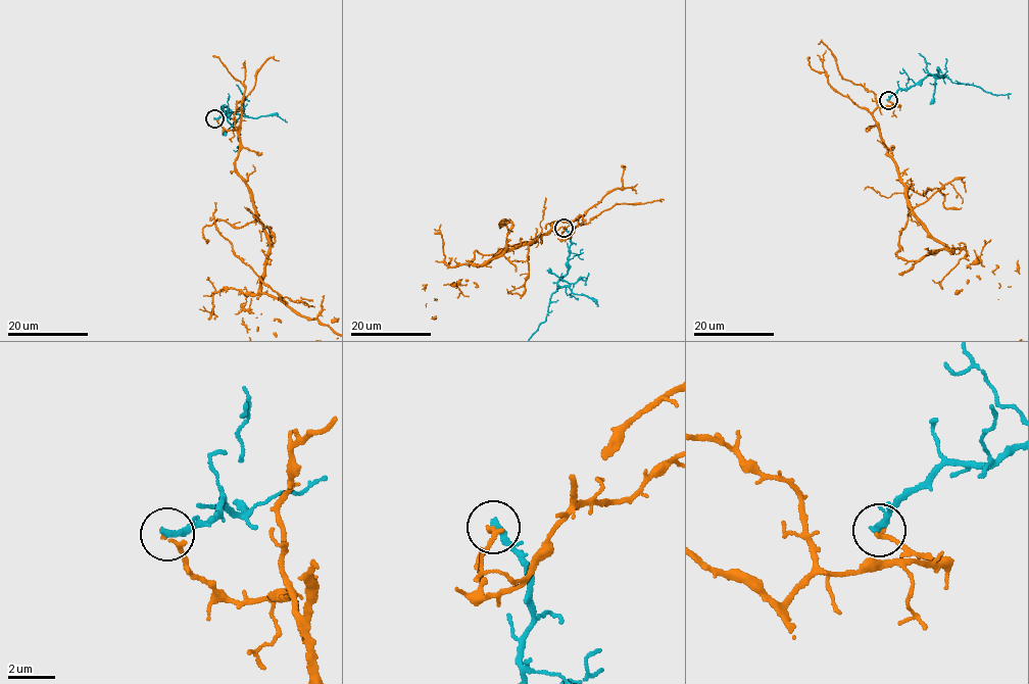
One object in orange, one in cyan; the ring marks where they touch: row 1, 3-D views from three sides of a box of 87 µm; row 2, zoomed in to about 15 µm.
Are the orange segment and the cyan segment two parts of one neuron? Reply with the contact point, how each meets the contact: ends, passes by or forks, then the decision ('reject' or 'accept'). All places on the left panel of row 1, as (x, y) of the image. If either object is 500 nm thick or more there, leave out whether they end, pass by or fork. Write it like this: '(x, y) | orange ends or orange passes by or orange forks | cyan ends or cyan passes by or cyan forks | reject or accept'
(214, 118) | orange ends | cyan ends | reject

